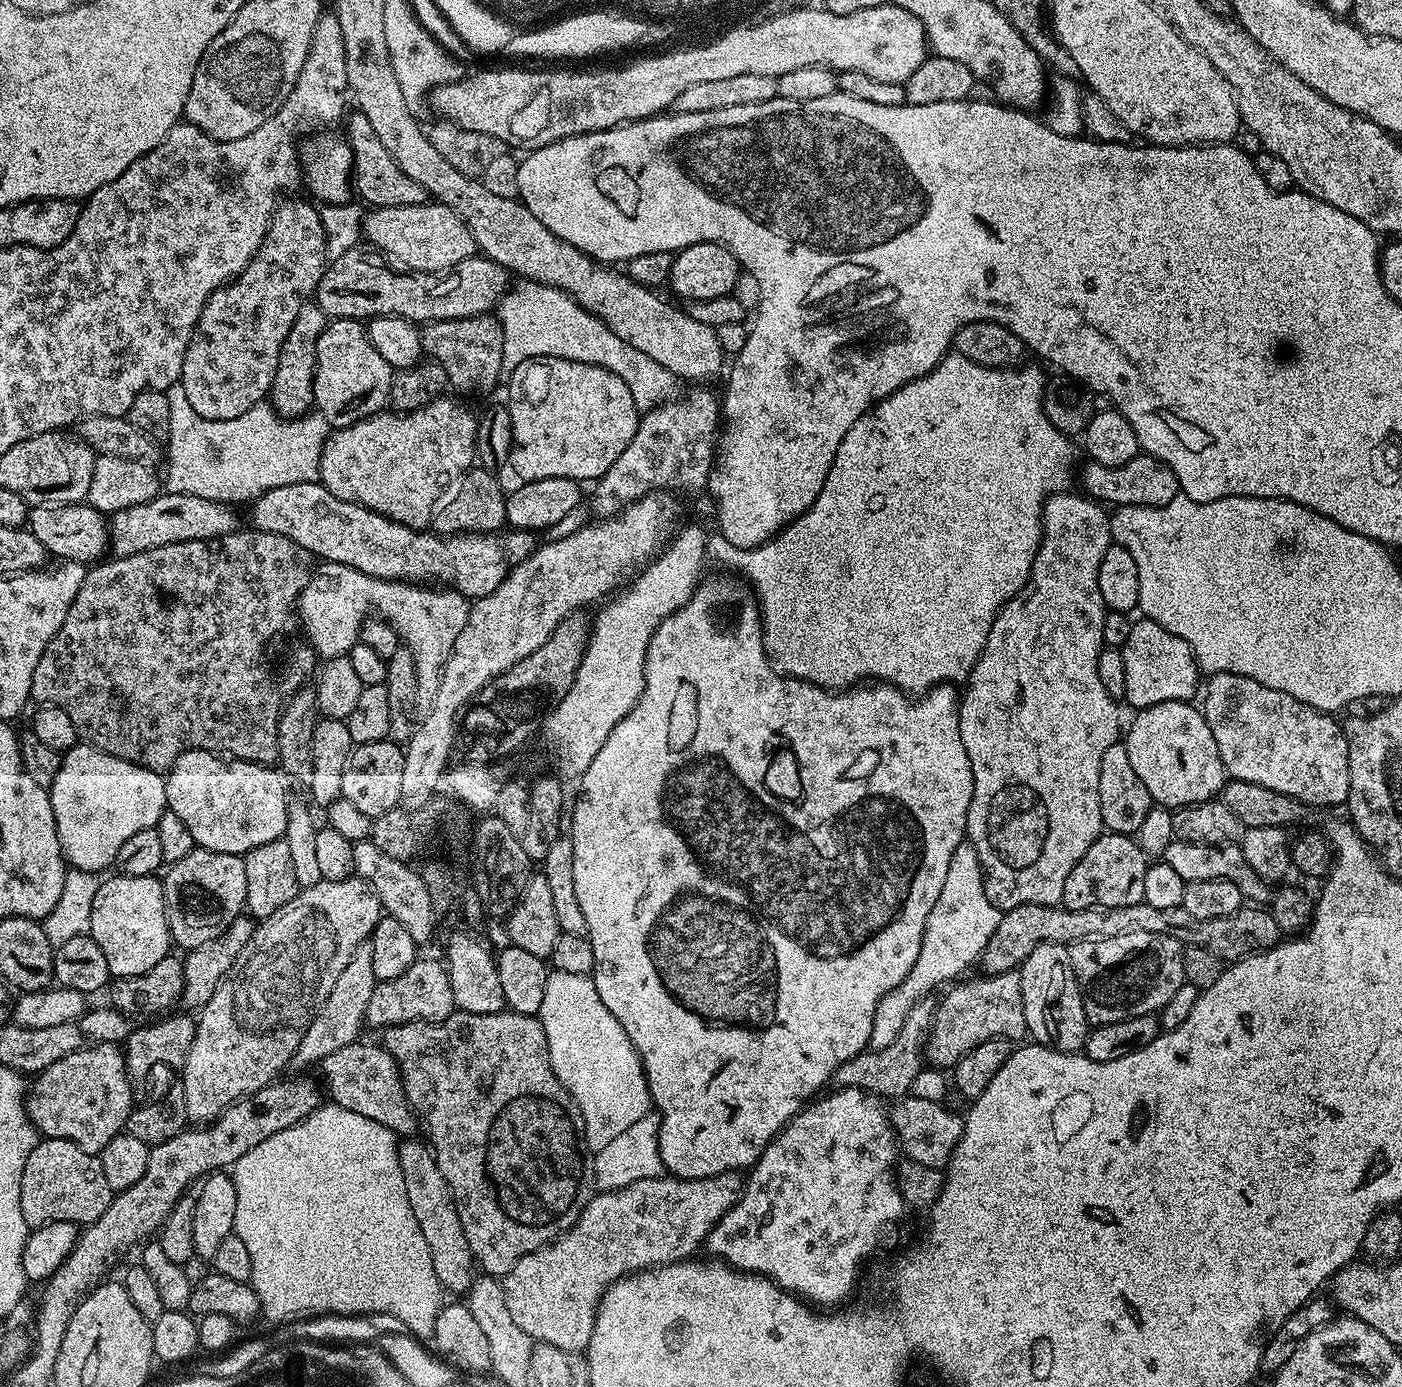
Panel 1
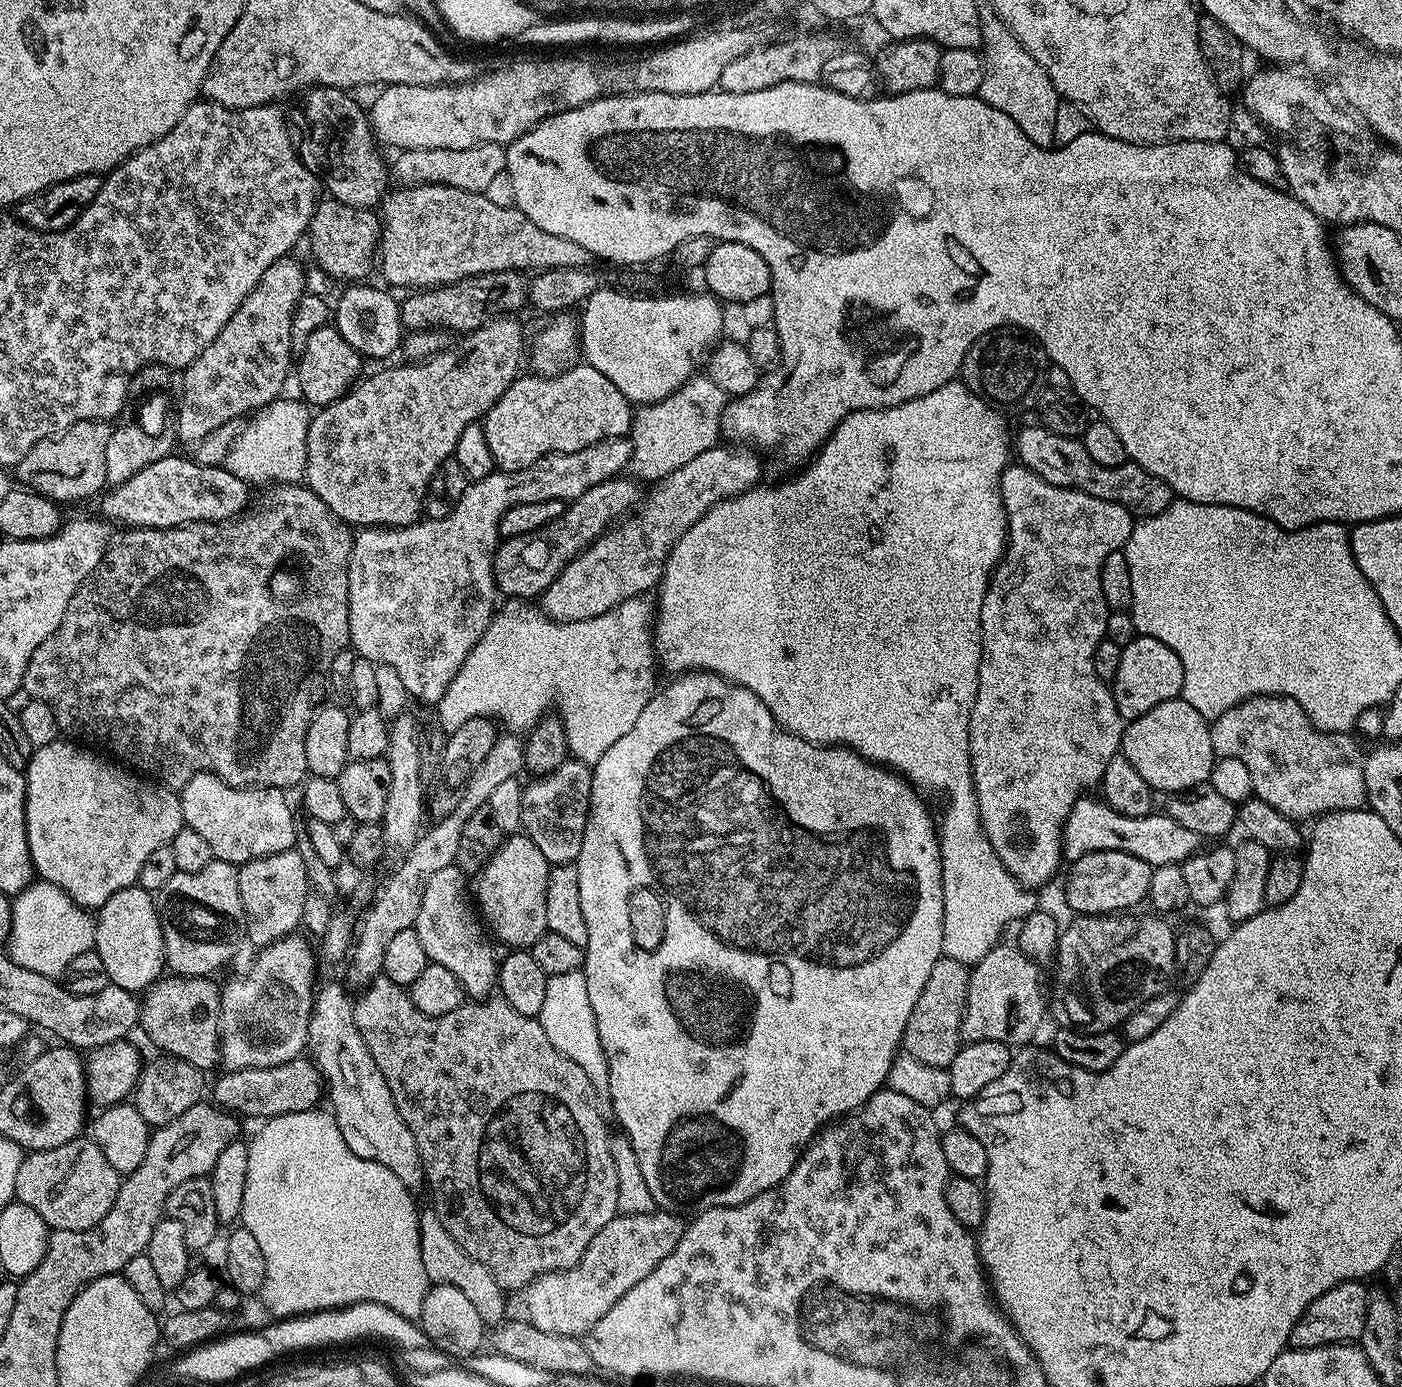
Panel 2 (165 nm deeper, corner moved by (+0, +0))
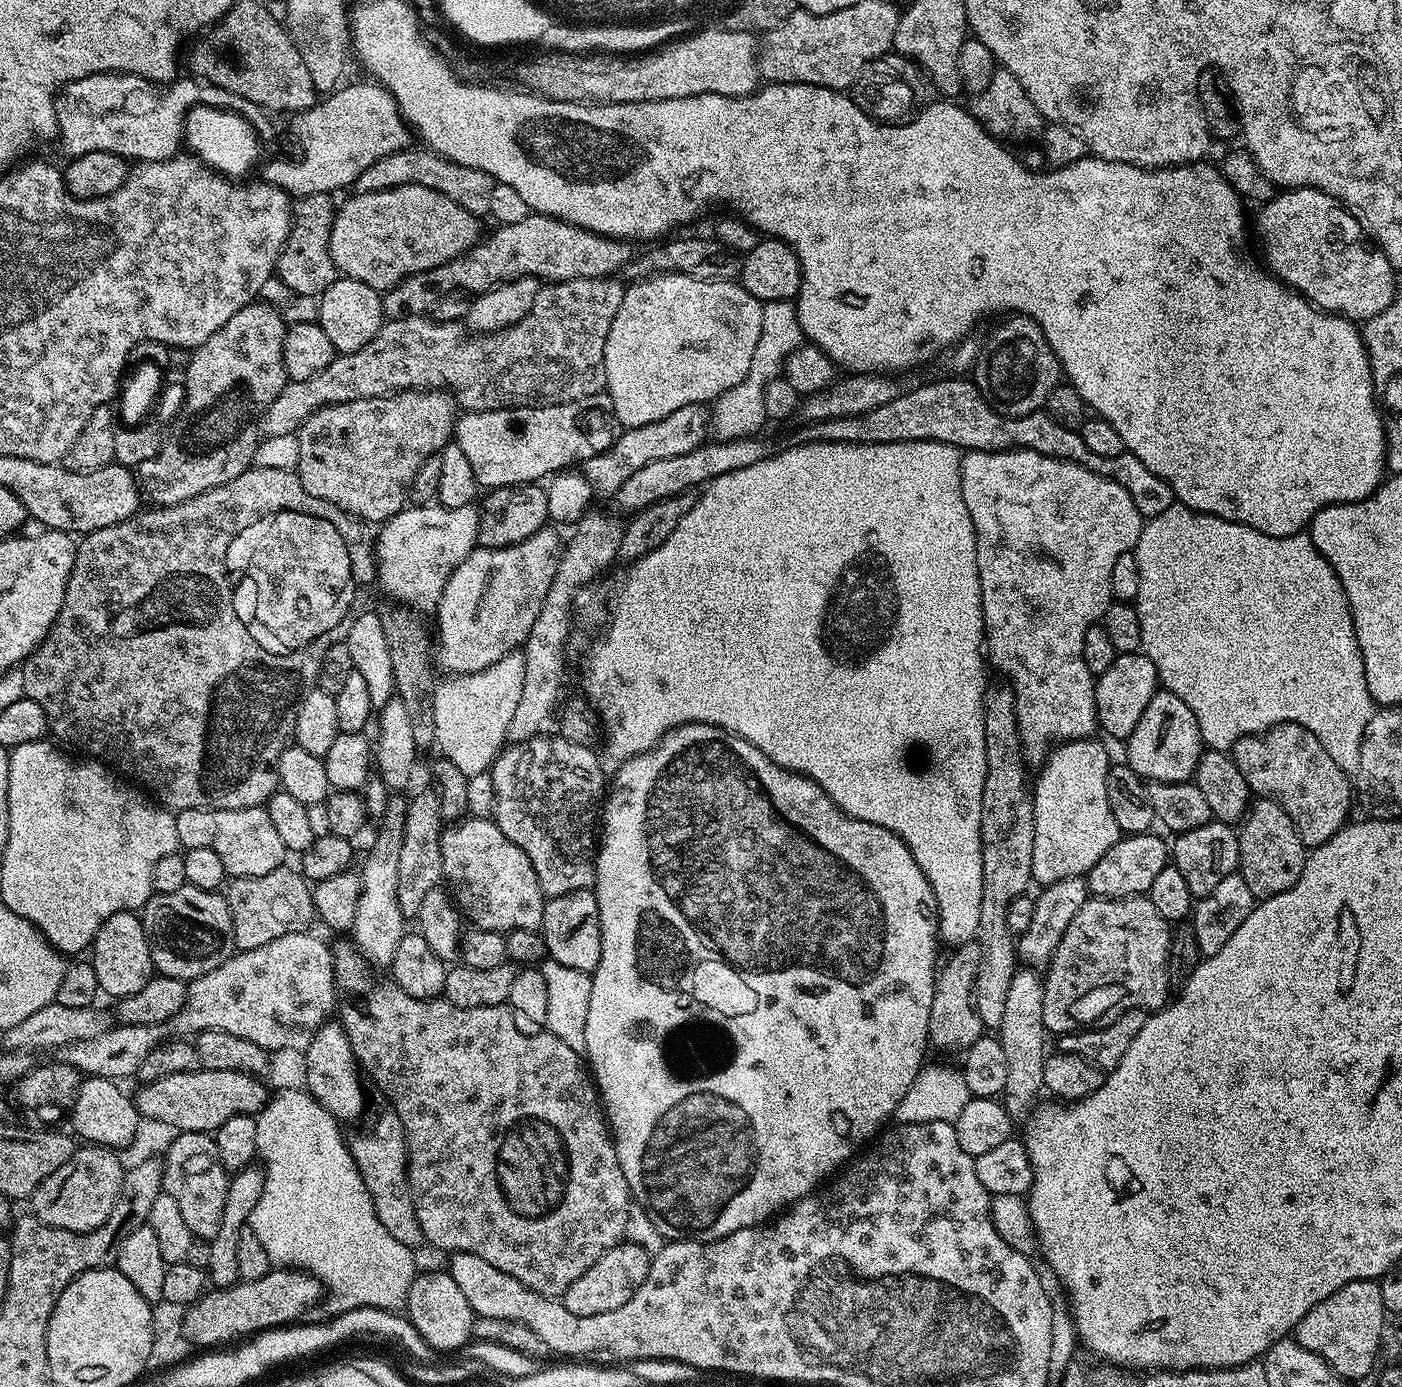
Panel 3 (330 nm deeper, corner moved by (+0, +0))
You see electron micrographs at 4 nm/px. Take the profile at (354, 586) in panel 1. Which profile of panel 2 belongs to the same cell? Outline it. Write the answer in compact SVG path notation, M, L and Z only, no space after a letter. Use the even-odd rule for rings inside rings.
M628 438L603 440L593 448L577 452L552 452L522 470L497 470L486 478L471 481L442 518L421 518L405 528L368 526L357 531L352 538L348 559L348 638L351 647L360 654L377 652L379 659L394 666L402 678L404 660L420 660L420 592L424 592L424 596L432 592L432 600L436 600L436 648L432 648L432 656L436 656L436 692L415 692L411 699L424 706L439 704L442 694L446 694L446 686L450 686L454 674L462 662L466 662L468 651L479 642L480 635L488 629L494 615L492 603L498 600L498 589L496 579L492 577L492 559L501 539L502 514L510 510L510 506L518 506L522 502L577 500L586 494L586 490L598 486L603 480L617 477L627 469L631 453L632 441Z

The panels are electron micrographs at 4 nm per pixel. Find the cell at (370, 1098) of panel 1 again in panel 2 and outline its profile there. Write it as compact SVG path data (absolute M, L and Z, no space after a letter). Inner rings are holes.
M297 1058L291 1060L290 1062L282 1062L278 1066L266 1066L265 1068L239 1068L236 1072L225 1071L223 1075L224 1077L222 1077L221 1080L213 1086L213 1088L211 1085L211 1099L215 1101L219 1107L223 1108L224 1111L231 1112L240 1118L245 1118L244 1116L260 1116L259 1118L271 1118L274 1116L285 1116L286 1114L298 1114L299 1112L311 1112L317 1107L317 1105L319 1105L316 1103L318 1103L319 1100L321 1103L322 1100L322 1081L320 1078L320 1071L316 1069L315 1064L313 1064L311 1059L308 1058Z

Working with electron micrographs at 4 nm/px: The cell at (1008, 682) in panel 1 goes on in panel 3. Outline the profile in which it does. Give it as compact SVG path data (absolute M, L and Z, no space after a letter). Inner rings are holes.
M1014 448L1006 452L969 452L963 453L960 462L962 478L962 498L966 502L966 510L974 522L976 531L976 553L978 554L978 578L982 590L982 610L984 611L984 639L986 656L1001 672L1003 679L1011 683L1012 693L1016 699L1016 721L1020 731L1020 741L1024 747L1024 758L1029 765L1043 765L1053 747L1065 740L1087 740L1097 731L1096 723L1096 680L1092 671L1086 666L1086 658L1082 658L1082 641L1086 639L1086 630L1092 624L1099 624L1104 619L1106 610L1114 603L1110 586L1110 570L1114 570L1114 562L1122 558L1122 554L1132 552L1138 538L1142 534L1146 520L1141 516L1138 506L1134 506L1134 498L1105 476L1086 470L1086 466L1075 464L1069 460L1059 460L1046 454L1038 454L1029 448Z

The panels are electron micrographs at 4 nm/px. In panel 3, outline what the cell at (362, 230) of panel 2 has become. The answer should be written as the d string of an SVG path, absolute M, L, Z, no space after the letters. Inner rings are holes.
M327 192L299 197L292 206L292 229L280 256L276 259L275 275L297 296L319 297L338 279L334 262L330 258L328 243L334 215L333 197Z

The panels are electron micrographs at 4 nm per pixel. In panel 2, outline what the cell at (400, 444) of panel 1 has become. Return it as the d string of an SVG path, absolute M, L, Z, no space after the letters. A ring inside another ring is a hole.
M505 314L499 316L497 320L492 320L486 326L478 330L467 333L461 342L453 343L451 348L444 352L434 354L429 360L424 360L421 364L410 364L400 362L397 368L384 368L381 372L376 372L373 376L365 375L355 386L348 389L339 400L332 404L325 404L319 409L320 412L311 417L308 421L308 433L306 434L306 477L307 487L312 489L312 493L326 506L330 511L344 521L349 526L383 526L386 528L405 528L416 523L421 519L422 513L426 508L426 497L430 492L430 485L434 477L439 473L440 466L445 464L456 451L458 437L462 435L462 430L466 426L477 423L490 409L502 394L506 394L508 387L518 379L520 368L520 355L525 355L526 342L524 346L524 332L520 329L520 324L511 315Z

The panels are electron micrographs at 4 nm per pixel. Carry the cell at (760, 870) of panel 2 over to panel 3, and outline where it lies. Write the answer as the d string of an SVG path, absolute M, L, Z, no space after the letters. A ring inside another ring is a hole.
M683 724L677 728L672 728L648 752L639 752L636 756L623 761L617 768L620 769L616 772L616 781L613 784L611 781L606 792L606 799L602 804L602 831L598 836L596 850L594 891L598 902L602 952L598 966L590 974L592 977L592 993L590 994L590 1011L586 1014L583 1051L586 1053L586 1060L590 1065L590 1075L602 1101L606 1123L616 1146L618 1162L622 1166L622 1174L626 1174L631 1199L644 1207L646 1214L650 1214L650 1222L654 1222L654 1226L658 1226L658 1230L662 1230L665 1241L717 1240L734 1234L734 1230L763 1225L765 1222L771 1221L777 1214L783 1213L797 1200L812 1195L833 1173L843 1169L857 1155L856 1147L863 1140L869 1139L868 1141L871 1141L881 1131L880 1123L887 1116L891 1117L895 1113L897 1106L900 1105L906 1094L906 1090L910 1090L910 1082L914 1082L914 1078L926 1063L924 1051L929 1051L930 1048L928 1039L930 1002L934 1002L938 972L938 960L936 964L936 944L938 945L936 899L926 874L922 874L918 862L914 862L914 854L910 854L910 850L906 846L906 842L902 842L902 838L898 838L893 832L882 826L874 826L870 822L862 822L858 818L846 815L829 798L826 790L822 790L822 786L818 786L810 778L780 768L773 760L766 758L766 754L762 754L762 750L758 750L740 736L733 736L724 728L719 728L713 724Z

